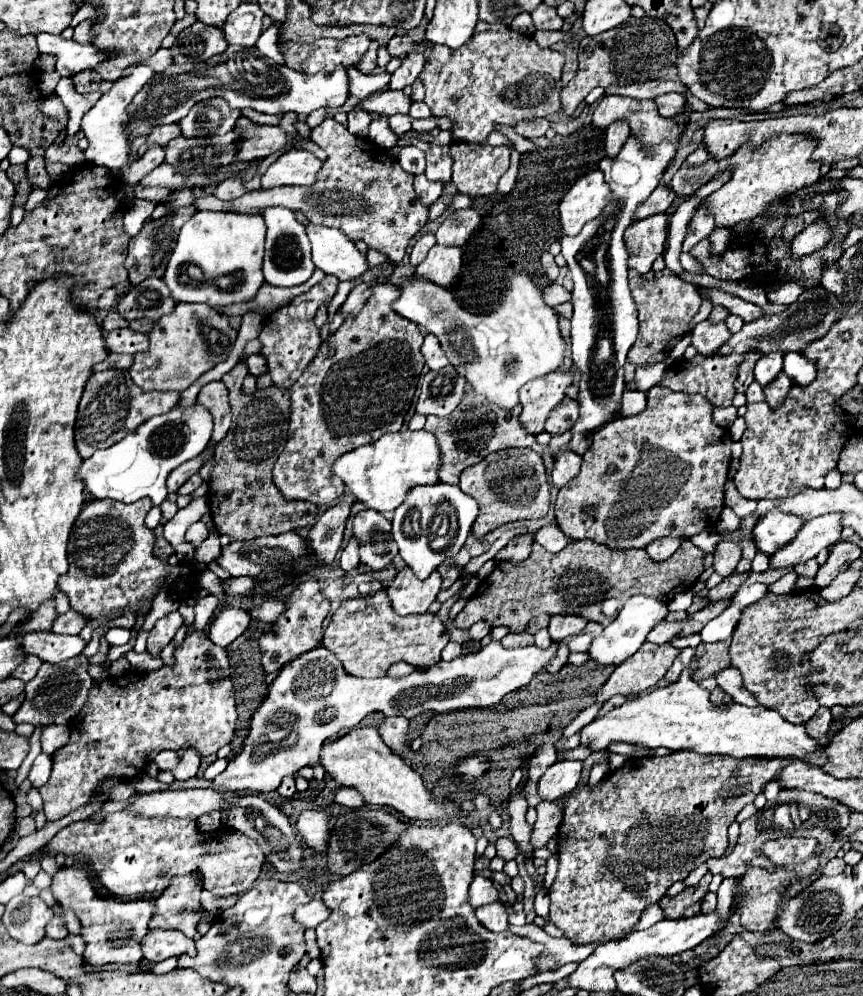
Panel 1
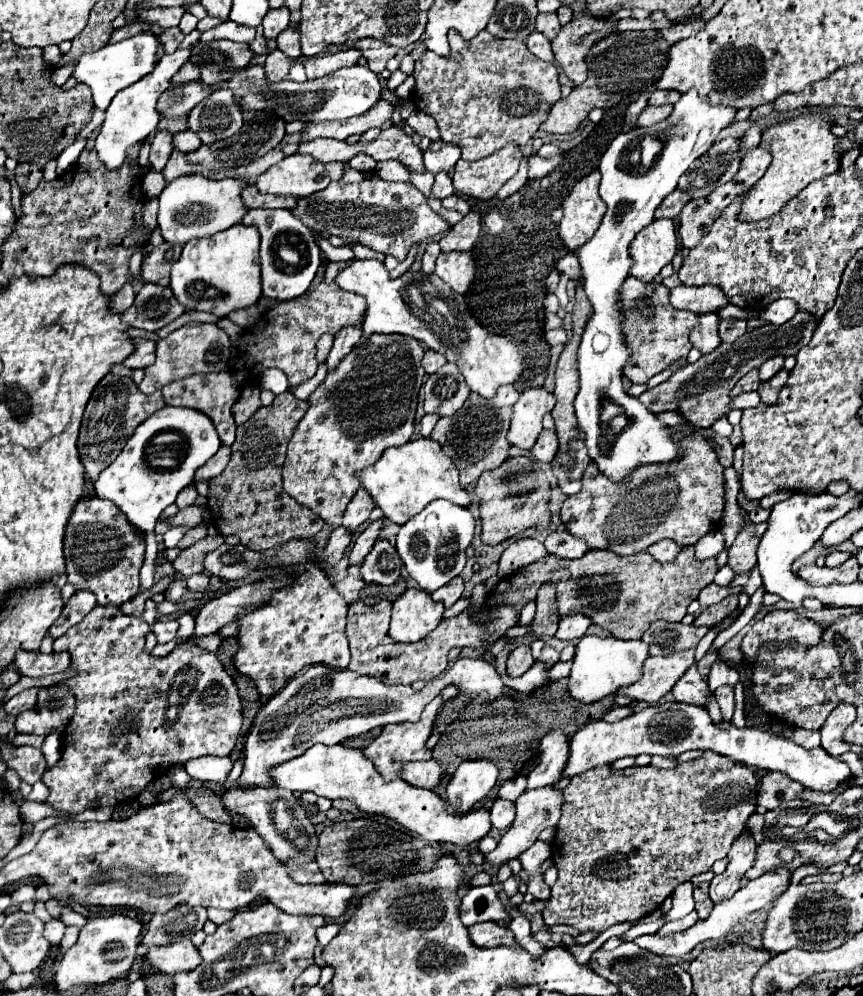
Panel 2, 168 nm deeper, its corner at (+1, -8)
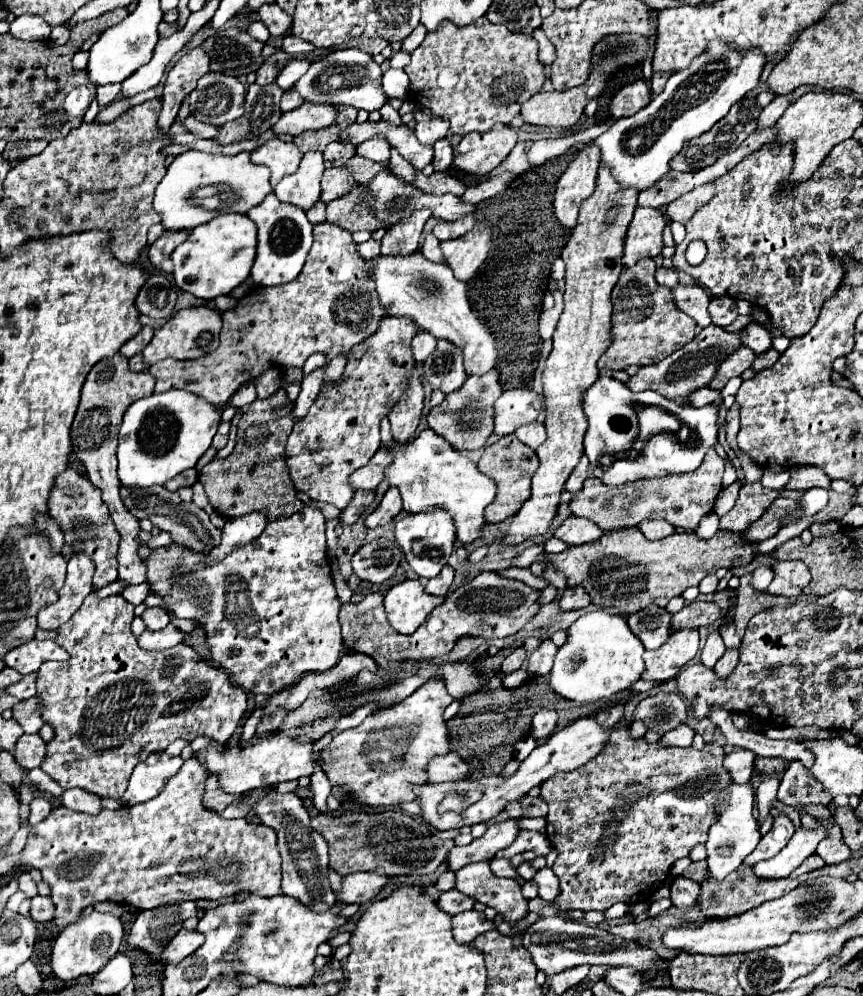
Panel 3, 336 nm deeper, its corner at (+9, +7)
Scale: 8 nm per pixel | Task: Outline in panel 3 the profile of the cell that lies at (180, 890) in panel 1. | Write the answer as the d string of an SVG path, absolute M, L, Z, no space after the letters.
M180 901L174 905L140 911L128 935L128 945L132 949L142 949L160 961L162 947L182 929L182 923L188 917L196 915L196 911L196 901Z

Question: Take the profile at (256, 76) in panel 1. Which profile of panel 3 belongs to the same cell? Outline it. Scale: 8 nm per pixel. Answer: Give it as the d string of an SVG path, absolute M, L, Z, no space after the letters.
M352 47L352 49L338 49L326 59L314 61L308 73L300 77L290 91L298 93L304 101L314 103L314 105L342 103L342 105L352 105L356 109L374 111L386 103L386 95L380 89L380 79L382 79L382 69L380 65L374 63L372 55Z

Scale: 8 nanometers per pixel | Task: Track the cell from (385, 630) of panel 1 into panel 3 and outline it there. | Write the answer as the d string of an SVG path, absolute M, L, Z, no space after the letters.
M480 573L478 577L470 579L456 591L452 591L444 605L438 605L428 621L420 625L420 629L412 635L400 635L396 633L384 613L382 593L370 593L360 603L342 603L340 607L340 627L342 627L342 639L344 645L350 651L370 655L378 667L388 667L392 663L404 663L404 661L430 661L436 657L446 655L454 643L464 637L508 637L520 631L536 613L538 613L538 593L536 589L530 589L522 581L504 579L496 573Z

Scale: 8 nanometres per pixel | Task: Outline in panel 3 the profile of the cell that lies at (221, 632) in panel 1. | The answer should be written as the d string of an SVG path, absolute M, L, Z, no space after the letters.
M168 623L162 631L144 631L138 637L138 643L146 651L160 651L160 649L168 649L168 647L178 645L184 639L184 635L186 635L184 631L180 631L178 627Z

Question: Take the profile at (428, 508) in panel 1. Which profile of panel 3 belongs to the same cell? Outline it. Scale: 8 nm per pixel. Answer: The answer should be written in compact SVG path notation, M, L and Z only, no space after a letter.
M428 509L428 511L420 511L420 513L398 519L394 525L394 535L396 535L396 541L402 547L410 567L420 577L430 579L430 577L436 577L440 573L440 569L448 563L448 557L456 543L456 525L452 521L452 517L448 517L448 513L444 513L444 509Z

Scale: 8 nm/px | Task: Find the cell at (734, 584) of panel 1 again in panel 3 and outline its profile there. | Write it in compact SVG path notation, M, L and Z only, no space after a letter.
M694 601L672 617L672 629L698 629L712 625L720 617L720 607L714 601Z

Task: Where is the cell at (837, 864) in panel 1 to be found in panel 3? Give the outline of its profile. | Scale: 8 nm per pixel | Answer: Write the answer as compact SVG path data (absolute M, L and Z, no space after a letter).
M810 855L810 857L806 857L806 859L802 861L800 867L796 867L796 869L790 873L790 877L800 877L800 875L804 875L804 873L822 869L824 865L826 865L826 861L824 861L820 855Z

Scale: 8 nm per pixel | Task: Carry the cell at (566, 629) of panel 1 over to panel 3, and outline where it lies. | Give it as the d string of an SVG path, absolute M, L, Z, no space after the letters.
M574 587L574 589L566 589L566 591L564 591L564 595L562 595L562 599L560 599L560 609L562 609L562 611L574 611L574 609L586 607L588 603L590 603L588 593L586 593L584 589Z

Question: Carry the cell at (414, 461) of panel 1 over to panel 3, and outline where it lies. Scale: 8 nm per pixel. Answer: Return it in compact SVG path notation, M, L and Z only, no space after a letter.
M384 417L382 427L382 449L392 453L392 463L384 471L384 479L388 479L390 487L396 487L402 495L402 507L408 513L418 513L430 507L446 509L456 521L456 537L462 543L472 543L478 539L480 527L484 521L484 507L492 503L496 495L496 485L492 479L482 475L464 453L450 447L440 435L432 429L424 429L418 437L406 443L398 443L390 433L390 423Z

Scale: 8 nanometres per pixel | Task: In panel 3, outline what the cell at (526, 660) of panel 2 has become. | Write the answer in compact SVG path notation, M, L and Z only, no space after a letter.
M524 647L512 649L512 651L504 657L504 661L502 661L502 671L504 671L504 673L510 673L510 671L514 671L514 669L520 669L520 665L524 663L524 659L526 659L526 649L524 649Z

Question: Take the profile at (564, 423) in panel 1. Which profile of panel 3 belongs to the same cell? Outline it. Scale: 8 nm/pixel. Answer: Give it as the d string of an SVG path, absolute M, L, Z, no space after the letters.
M538 421L518 427L518 429L514 431L514 435L516 435L524 445L528 445L530 449L538 449L538 447L546 441L546 429L544 429L544 425L538 423Z

